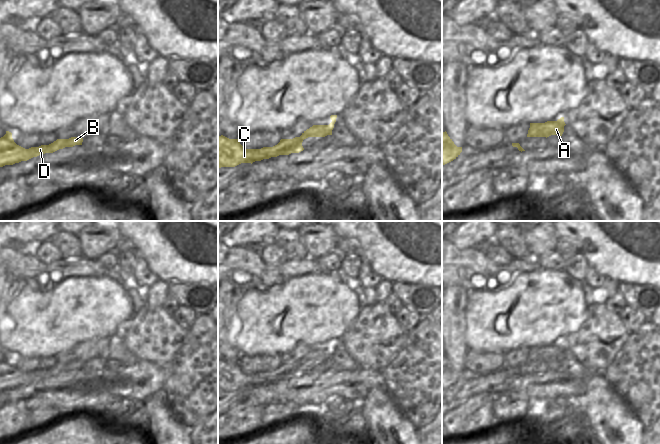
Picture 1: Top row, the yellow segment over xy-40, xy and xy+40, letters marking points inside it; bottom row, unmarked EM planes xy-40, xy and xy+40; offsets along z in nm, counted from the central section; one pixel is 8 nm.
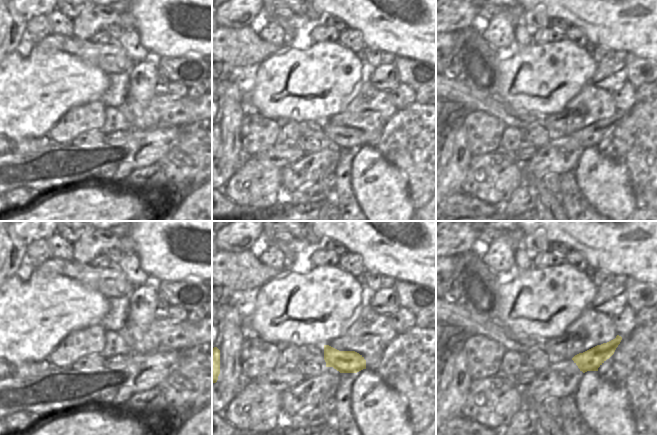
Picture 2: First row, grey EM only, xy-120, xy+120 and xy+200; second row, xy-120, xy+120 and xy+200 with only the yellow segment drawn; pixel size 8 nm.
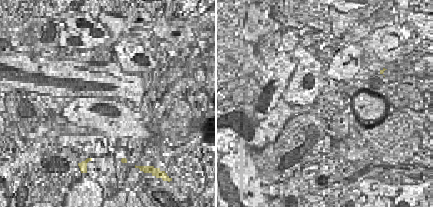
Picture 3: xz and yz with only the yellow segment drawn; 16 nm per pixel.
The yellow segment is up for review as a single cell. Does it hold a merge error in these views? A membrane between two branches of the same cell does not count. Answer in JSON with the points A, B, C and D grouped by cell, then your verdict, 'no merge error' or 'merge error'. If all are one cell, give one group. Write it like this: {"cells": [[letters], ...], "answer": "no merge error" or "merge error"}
{"cells": [["A", "B", "C", "D"]], "answer": "no merge error"}

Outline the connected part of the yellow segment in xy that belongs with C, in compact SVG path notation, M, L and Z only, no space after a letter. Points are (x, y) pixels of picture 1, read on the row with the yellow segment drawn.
M337 115L330 116L332 122L329 125L313 125L302 133L300 137L293 139L281 139L273 147L261 149L245 149L238 139L229 139L223 135L218 137L218 169L221 167L235 167L241 163L253 163L279 155L299 153L304 150L302 142L308 137L325 137L332 135Z

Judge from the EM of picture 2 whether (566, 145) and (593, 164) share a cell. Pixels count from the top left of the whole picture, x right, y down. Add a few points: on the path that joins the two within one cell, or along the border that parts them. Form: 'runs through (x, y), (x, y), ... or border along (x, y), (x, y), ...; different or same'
border along (584, 149), (573, 170); different

